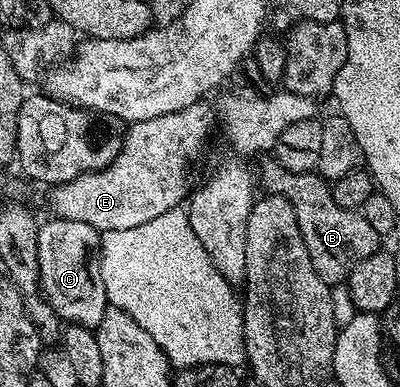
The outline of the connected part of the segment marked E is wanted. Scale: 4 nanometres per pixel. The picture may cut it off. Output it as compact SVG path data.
M198 101L175 113L167 113L163 117L151 117L151 121L139 121L128 128L125 140L119 143L117 155L100 171L85 171L66 183L56 184L49 195L49 207L59 219L83 221L83 225L91 225L99 232L109 230L132 229L144 225L167 213L173 208L180 208L186 202L189 187L189 171L185 166L192 155L201 151L205 138L209 135L209 126L213 119L209 116L208 102Z

